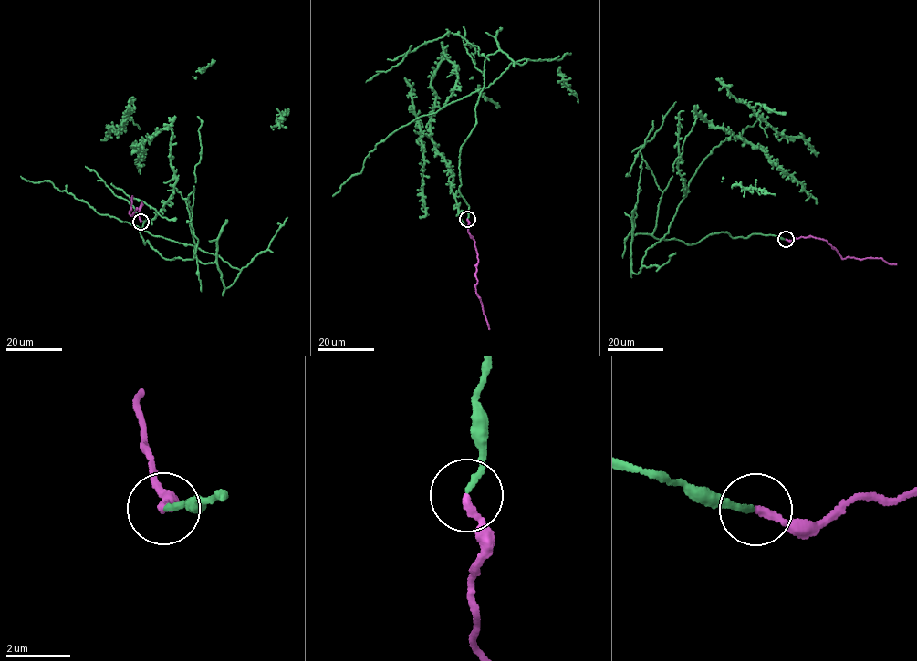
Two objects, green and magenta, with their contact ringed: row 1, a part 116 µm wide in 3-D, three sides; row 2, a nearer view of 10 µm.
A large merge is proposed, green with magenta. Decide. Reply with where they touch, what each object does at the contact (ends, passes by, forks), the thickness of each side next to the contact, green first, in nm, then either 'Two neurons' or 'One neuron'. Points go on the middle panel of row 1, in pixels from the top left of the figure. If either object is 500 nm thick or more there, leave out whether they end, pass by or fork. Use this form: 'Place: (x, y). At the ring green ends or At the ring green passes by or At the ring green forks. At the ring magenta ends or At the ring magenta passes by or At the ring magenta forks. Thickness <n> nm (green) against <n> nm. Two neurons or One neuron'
Place: (467, 219). At the ring green ends. At the ring magenta ends. Thickness 160 nm (green) against 240 nm. One neuron

